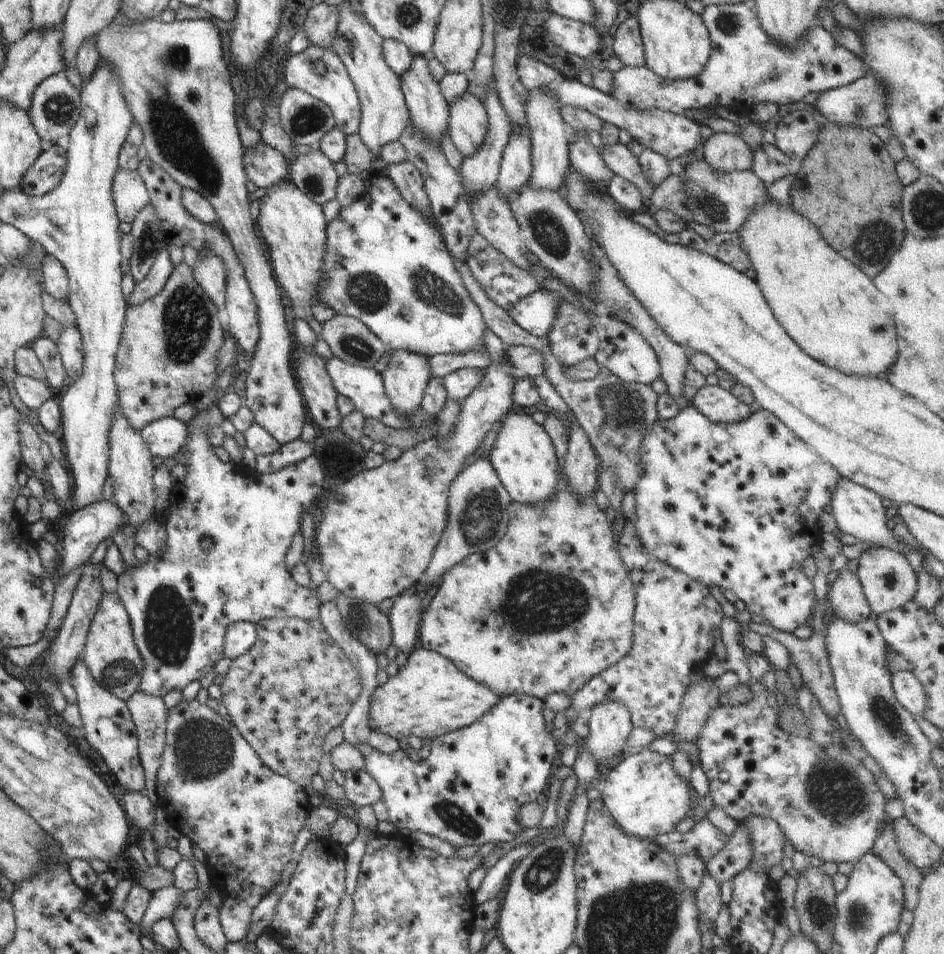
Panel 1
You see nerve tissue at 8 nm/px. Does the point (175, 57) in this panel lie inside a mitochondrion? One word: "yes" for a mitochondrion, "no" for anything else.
yes

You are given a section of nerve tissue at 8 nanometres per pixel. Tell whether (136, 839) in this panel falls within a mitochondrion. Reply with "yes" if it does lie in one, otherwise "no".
no

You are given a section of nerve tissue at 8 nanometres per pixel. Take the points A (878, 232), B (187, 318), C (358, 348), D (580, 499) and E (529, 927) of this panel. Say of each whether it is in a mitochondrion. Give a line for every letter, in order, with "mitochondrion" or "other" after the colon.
A: mitochondrion
B: mitochondrion
C: mitochondrion
D: other
E: other

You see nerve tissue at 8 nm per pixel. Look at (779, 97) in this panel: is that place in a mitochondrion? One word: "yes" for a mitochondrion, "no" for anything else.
no

